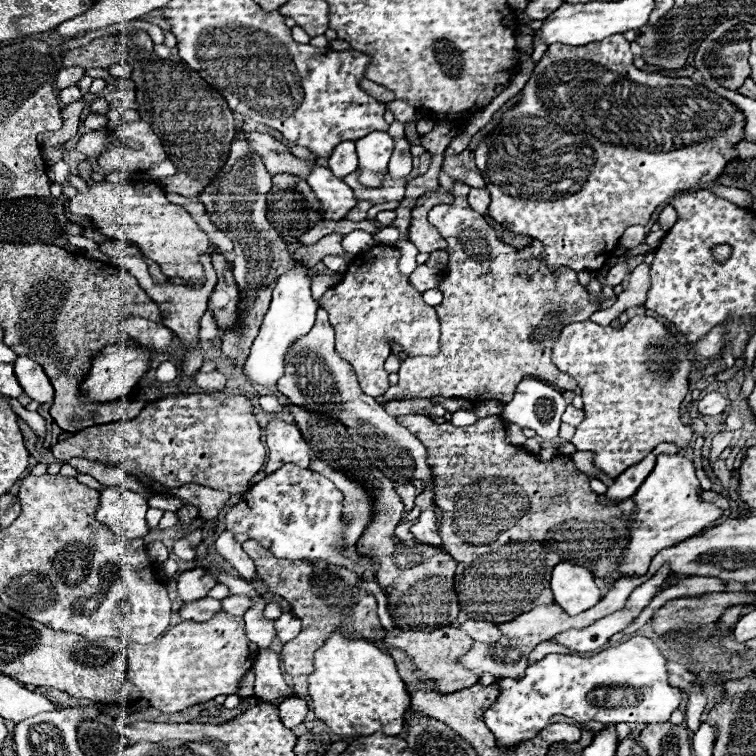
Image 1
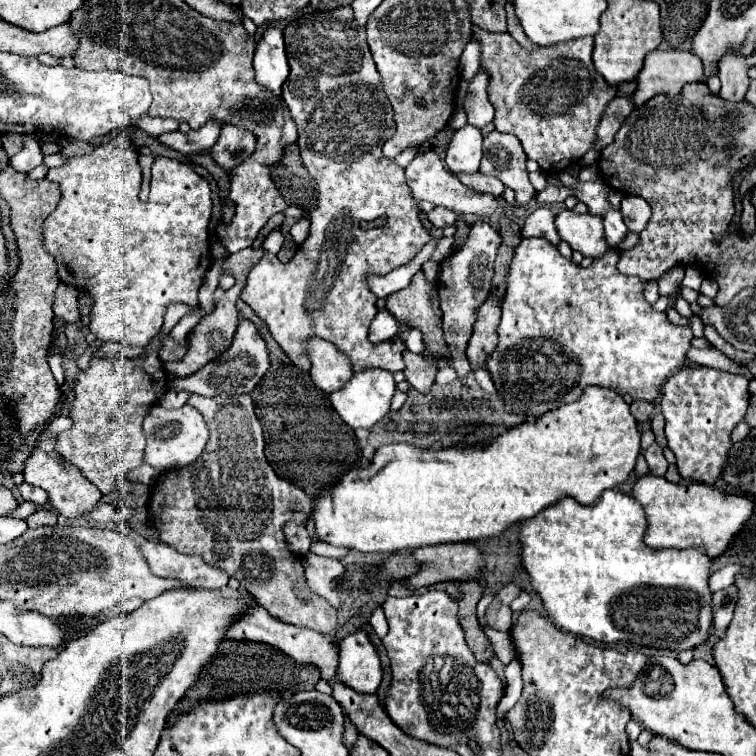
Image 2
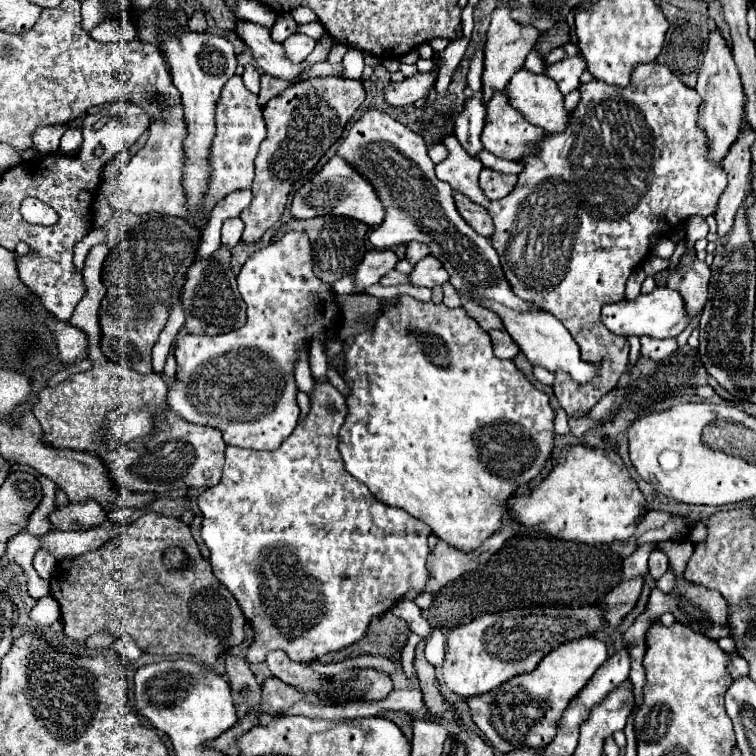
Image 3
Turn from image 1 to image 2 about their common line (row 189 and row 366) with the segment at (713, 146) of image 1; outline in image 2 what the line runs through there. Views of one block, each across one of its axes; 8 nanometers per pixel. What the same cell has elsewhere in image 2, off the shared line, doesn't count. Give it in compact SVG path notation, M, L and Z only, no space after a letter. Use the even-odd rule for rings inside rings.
M524 238L514 248L514 258L512 258L512 264L510 264L510 274L506 278L508 288L506 288L506 294L504 294L502 320L500 320L500 326L498 326L498 344L496 344L494 352L488 354L488 360L486 360L488 370L490 370L490 376L494 380L494 386L496 386L496 390L502 396L502 400L506 402L506 406L512 412L524 414L528 418L538 418L538 416L542 416L548 410L556 410L556 408L560 408L564 404L570 404L570 402L578 400L582 396L584 388L590 386L590 384L602 386L602 388L610 388L610 390L616 390L616 392L624 392L624 394L630 394L632 398L640 398L640 400L654 402L654 398L660 396L662 386L664 386L664 382L670 376L674 376L676 372L680 372L684 368L690 368L690 362L686 358L686 352L692 348L690 346L690 340L694 338L692 332L690 332L690 328L676 326L676 324L668 322L666 312L654 310L652 304L646 302L646 298L644 298L644 284L640 282L640 278L620 274L618 268L616 268L618 260L620 260L620 250L608 250L596 262L592 262L592 266L582 268L580 264L564 258L558 252L558 248L554 244L550 244L546 238Z

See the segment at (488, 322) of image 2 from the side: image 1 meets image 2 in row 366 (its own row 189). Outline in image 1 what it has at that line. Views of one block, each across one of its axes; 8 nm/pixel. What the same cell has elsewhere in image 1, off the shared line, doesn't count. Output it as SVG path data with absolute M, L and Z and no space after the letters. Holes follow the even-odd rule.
M472 188L470 194L468 194L468 202L470 202L470 206L472 206L478 214L486 214L486 208L488 208L488 202L490 202L490 194L488 194L488 190Z

